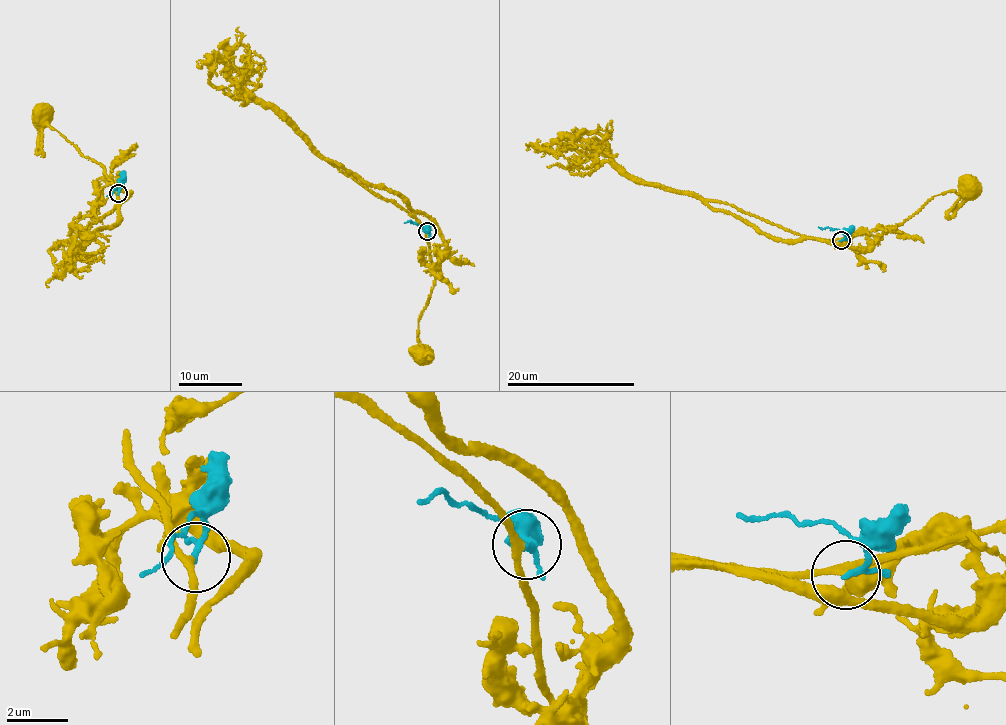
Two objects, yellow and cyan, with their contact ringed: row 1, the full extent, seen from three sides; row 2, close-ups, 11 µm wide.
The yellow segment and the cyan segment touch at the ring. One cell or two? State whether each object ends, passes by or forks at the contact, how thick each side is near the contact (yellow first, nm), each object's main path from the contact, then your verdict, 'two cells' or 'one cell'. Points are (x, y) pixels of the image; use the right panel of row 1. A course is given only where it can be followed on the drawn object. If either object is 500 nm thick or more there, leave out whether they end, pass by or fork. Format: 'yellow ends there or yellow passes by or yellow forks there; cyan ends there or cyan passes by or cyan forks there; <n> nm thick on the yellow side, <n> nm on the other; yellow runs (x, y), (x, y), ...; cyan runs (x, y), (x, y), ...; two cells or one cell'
yellow passes by; cyan passes by; 200 nm thick on the yellow side, 150 nm on the other; yellow runs (840, 239), (903, 223), (934, 196), (953, 190), (960, 192), (968, 183), (973, 185); cyan runs (841, 240), (844, 235), (839, 230), (818, 227); two cells

